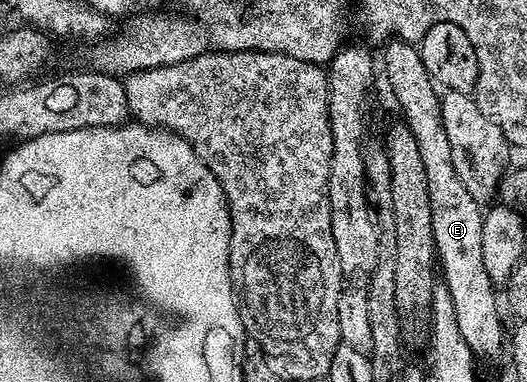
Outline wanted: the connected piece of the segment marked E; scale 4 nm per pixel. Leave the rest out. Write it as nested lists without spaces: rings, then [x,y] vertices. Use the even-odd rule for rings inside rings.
[[[390,38],[384,44],[383,50],[385,79],[401,106],[400,118],[409,126],[411,133],[415,133],[415,143],[419,145],[419,153],[423,157],[423,173],[427,173],[427,197],[431,197],[431,229],[433,245],[437,250],[435,259],[439,264],[440,278],[451,293],[451,305],[455,305],[455,321],[459,321],[459,333],[463,333],[463,341],[467,341],[474,356],[489,355],[501,347],[501,311],[497,308],[498,288],[483,265],[485,216],[482,204],[471,197],[471,193],[467,193],[467,185],[463,185],[463,181],[459,181],[459,173],[455,173],[455,161],[451,161],[451,145],[447,142],[447,131],[443,129],[439,87],[427,73],[420,50],[412,43],[395,38]]]

